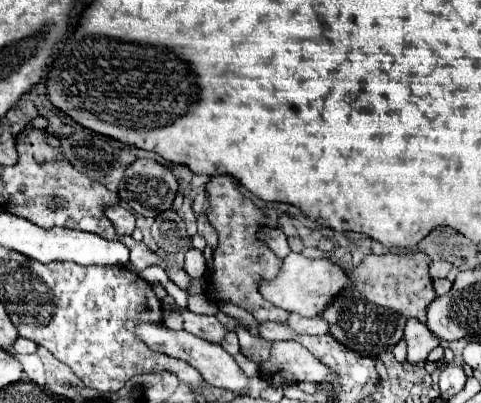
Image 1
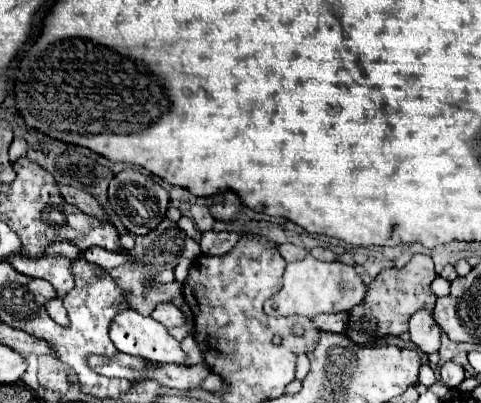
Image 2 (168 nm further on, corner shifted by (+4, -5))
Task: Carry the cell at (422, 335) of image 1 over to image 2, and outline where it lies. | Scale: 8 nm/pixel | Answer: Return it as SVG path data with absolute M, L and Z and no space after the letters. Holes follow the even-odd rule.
M418 310L412 316L412 320L410 320L410 338L422 352L426 352L426 354L438 352L442 330L436 324L432 312Z

